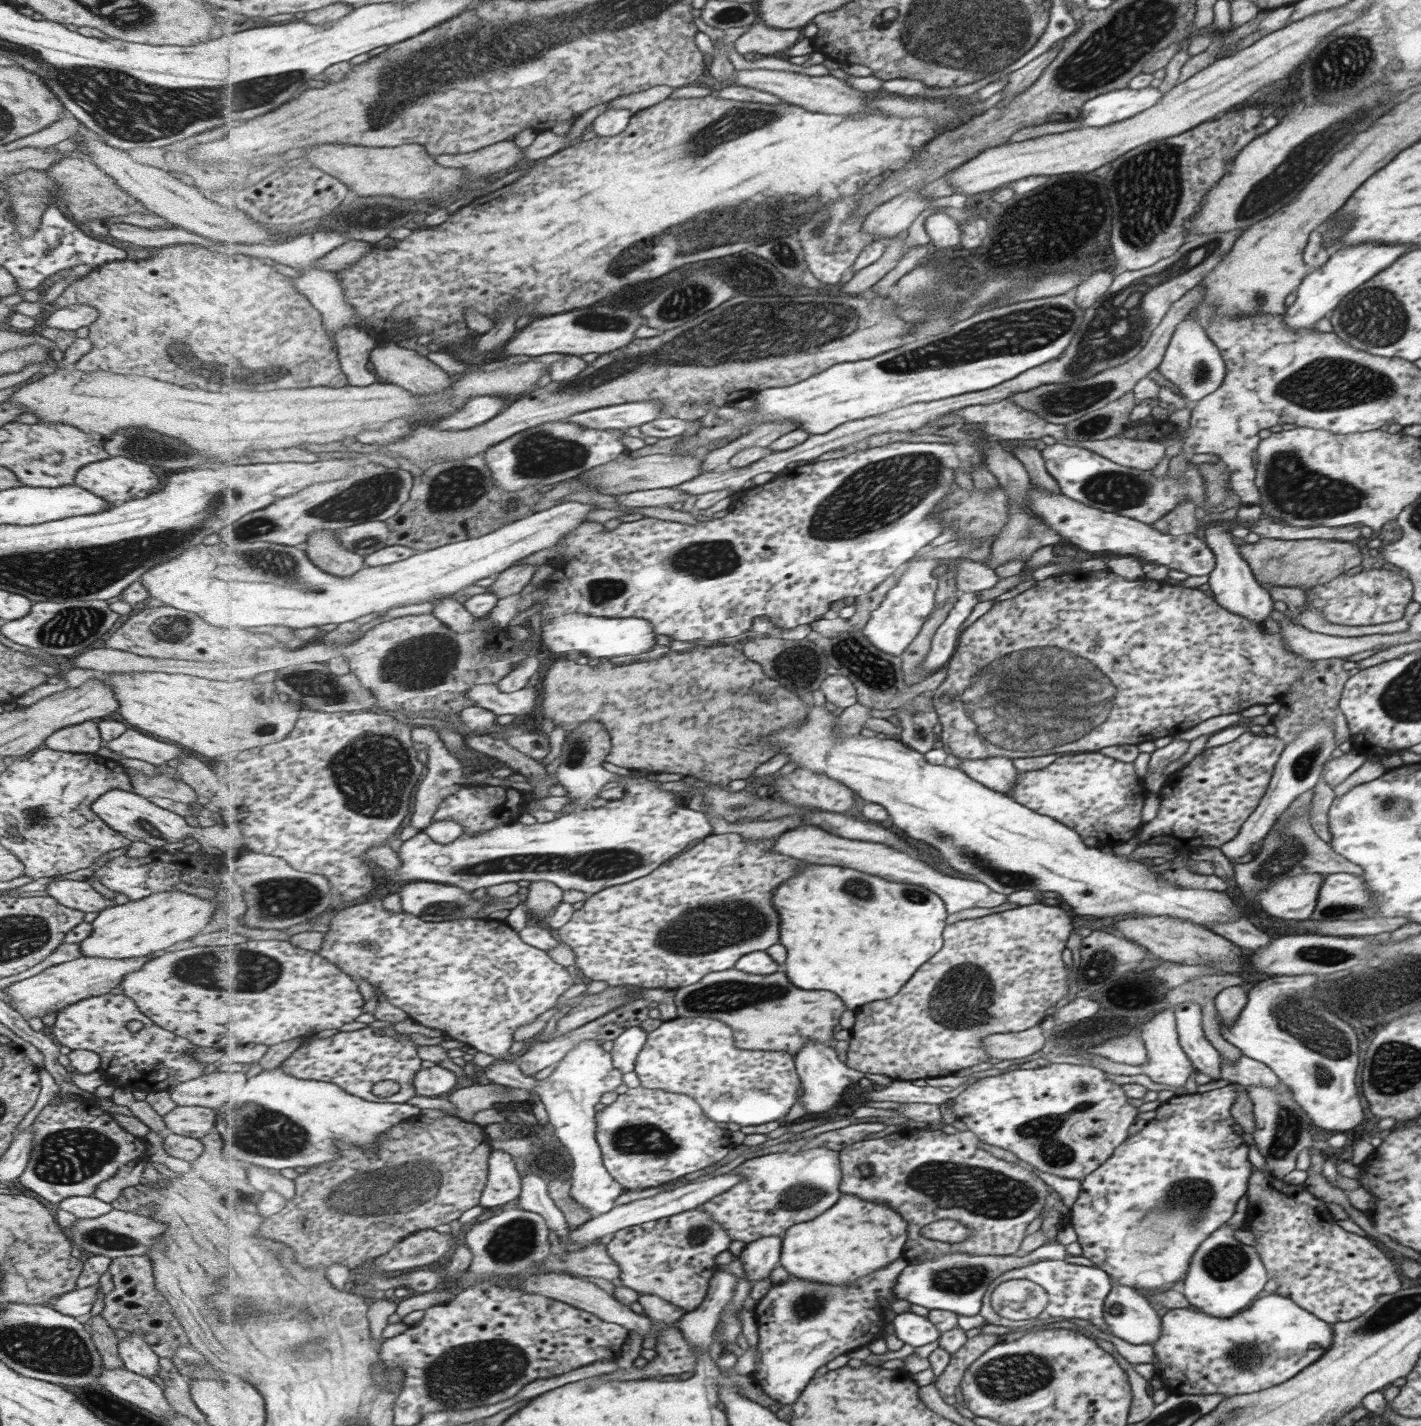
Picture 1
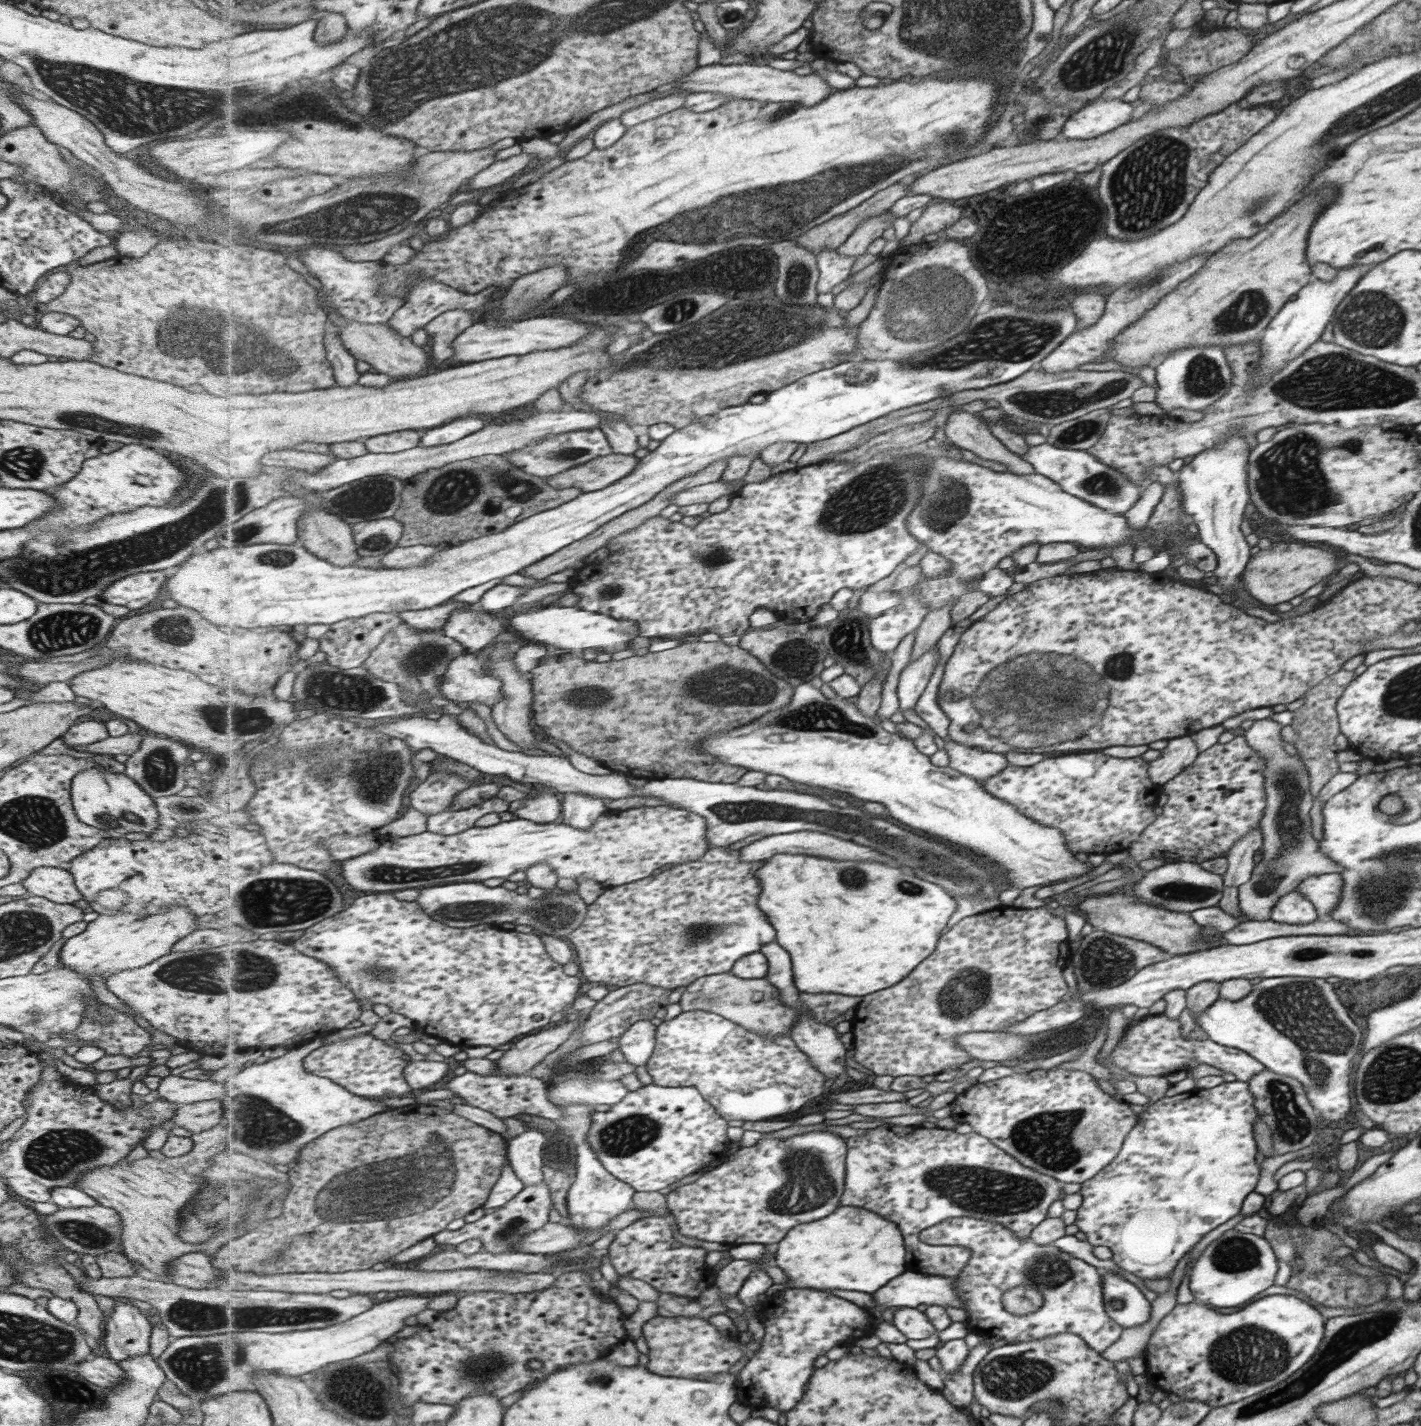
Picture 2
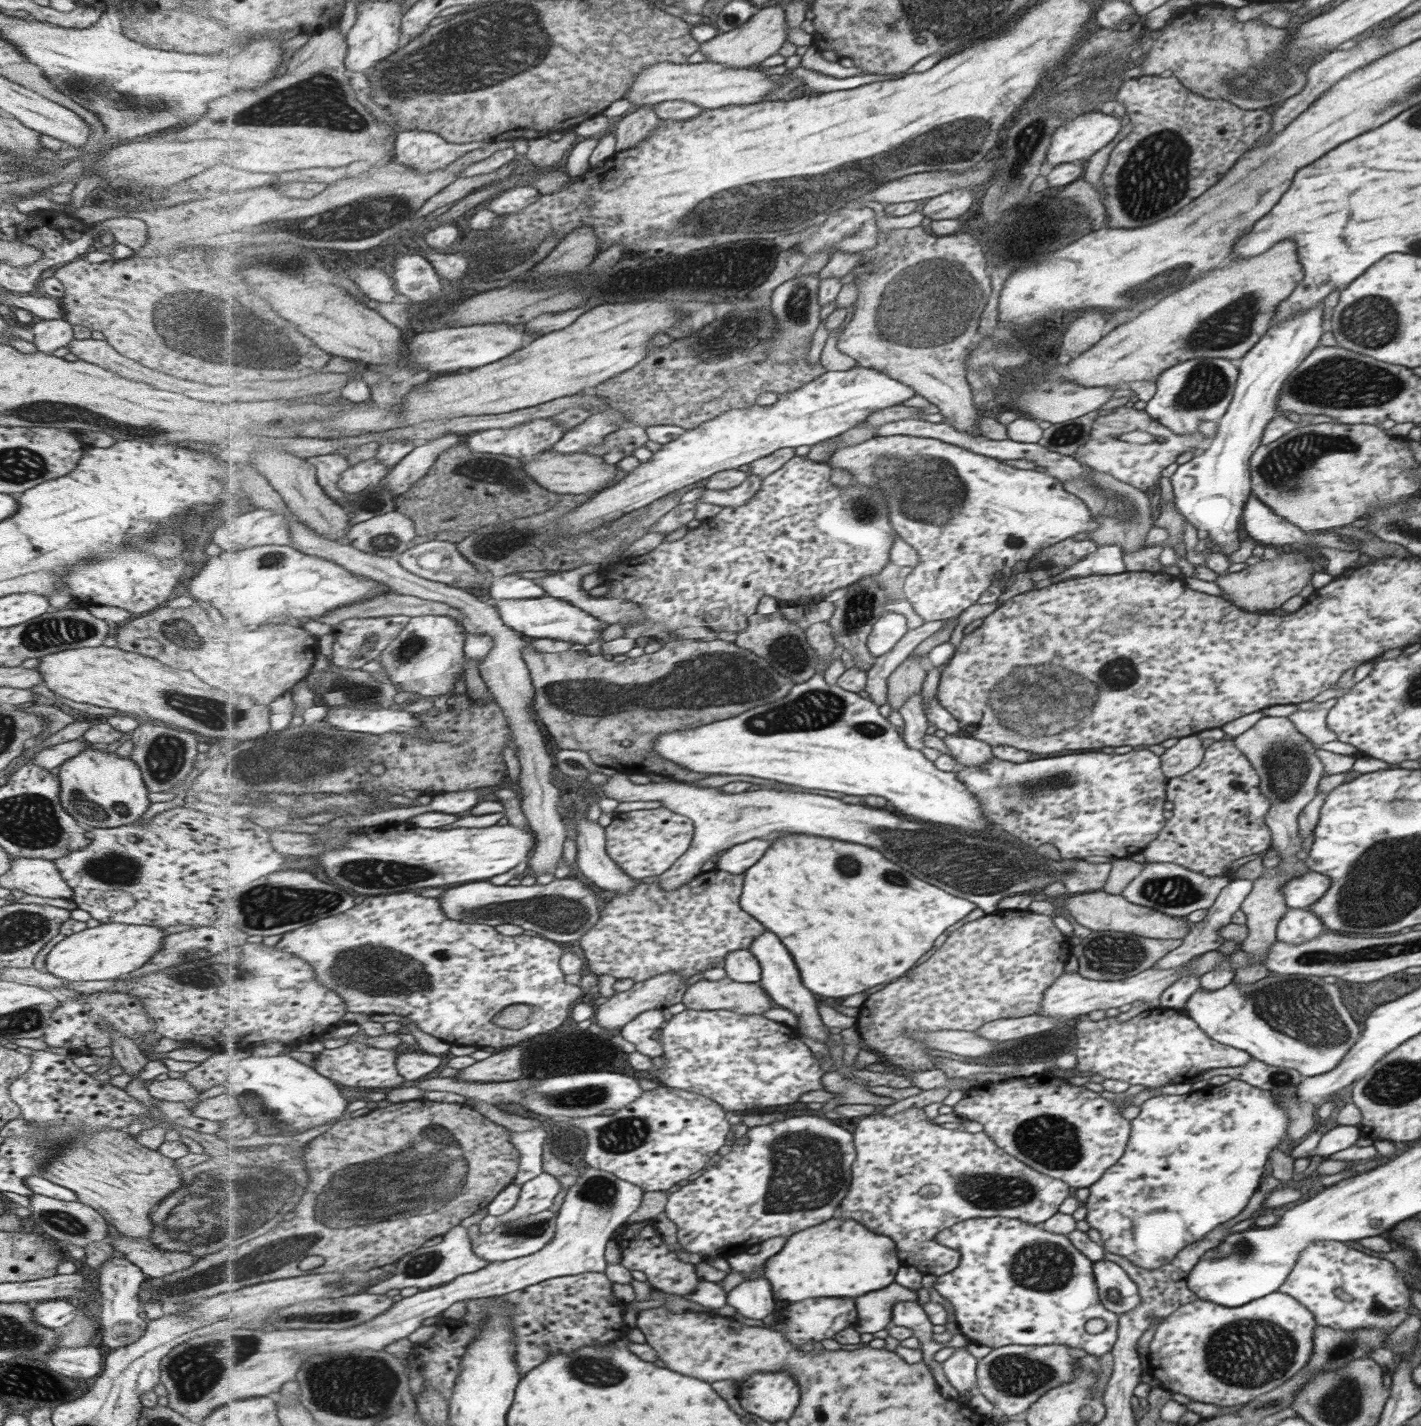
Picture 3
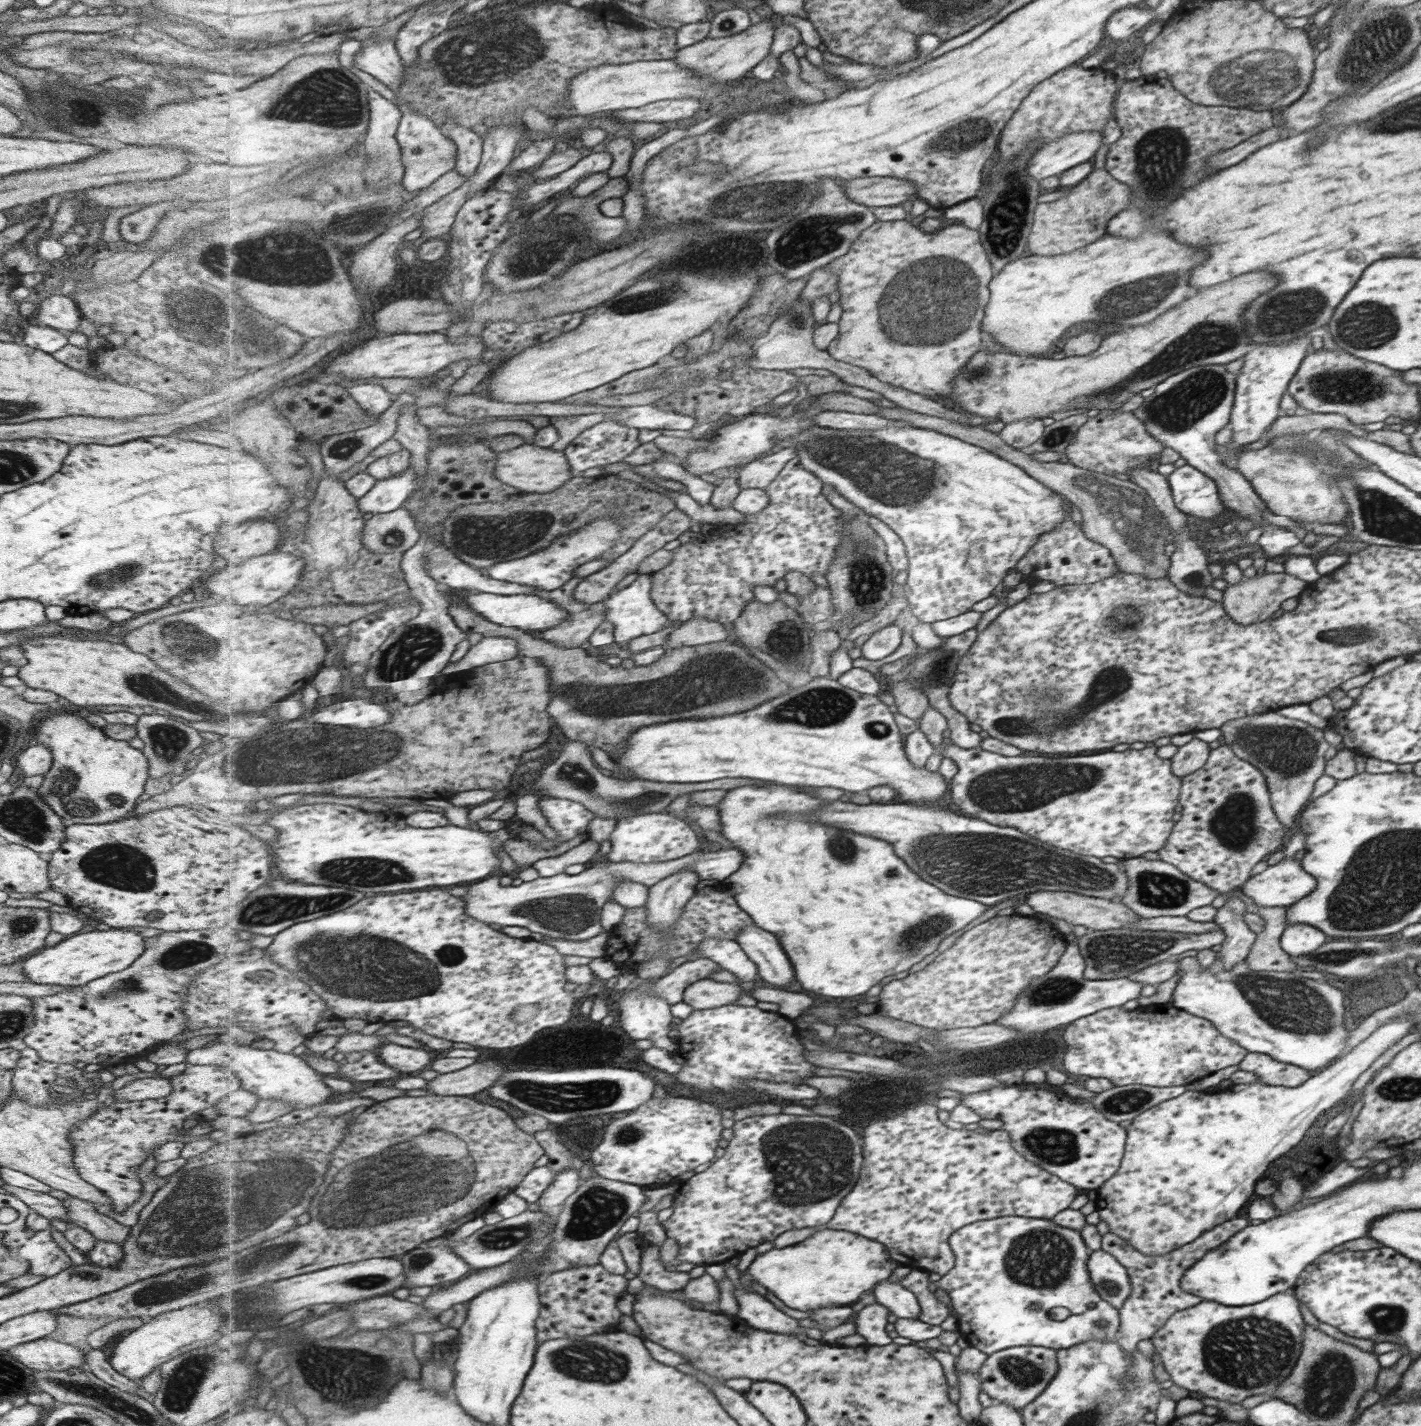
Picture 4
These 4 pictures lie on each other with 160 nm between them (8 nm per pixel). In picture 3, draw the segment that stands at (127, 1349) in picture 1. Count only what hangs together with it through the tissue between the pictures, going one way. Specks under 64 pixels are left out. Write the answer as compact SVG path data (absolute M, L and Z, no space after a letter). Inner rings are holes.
M119 1257L108 1258L101 1265L101 1268L92 1274L98 1282L98 1296L101 1303L98 1318L100 1331L96 1343L106 1346L112 1351L137 1341L137 1338L145 1332L146 1327L146 1320L142 1320L138 1316L141 1303L139 1302L139 1295L137 1295L145 1275L127 1259Z

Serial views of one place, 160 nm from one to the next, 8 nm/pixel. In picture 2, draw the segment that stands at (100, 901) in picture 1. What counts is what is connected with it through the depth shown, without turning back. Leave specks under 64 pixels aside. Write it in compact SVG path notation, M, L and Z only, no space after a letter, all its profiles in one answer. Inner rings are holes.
M33 868L20 881L26 892L57 904L73 904L81 899L81 893L74 885L74 880L66 868Z

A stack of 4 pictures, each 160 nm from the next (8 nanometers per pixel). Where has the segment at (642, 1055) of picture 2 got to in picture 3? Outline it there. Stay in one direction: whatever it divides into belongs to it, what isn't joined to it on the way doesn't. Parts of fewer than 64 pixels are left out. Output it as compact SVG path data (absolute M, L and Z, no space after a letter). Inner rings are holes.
M651 1009L637 1015L621 1030L620 1035L635 1045L635 1052L657 1057L663 1054L663 1044L658 1037L667 1025L663 1009Z

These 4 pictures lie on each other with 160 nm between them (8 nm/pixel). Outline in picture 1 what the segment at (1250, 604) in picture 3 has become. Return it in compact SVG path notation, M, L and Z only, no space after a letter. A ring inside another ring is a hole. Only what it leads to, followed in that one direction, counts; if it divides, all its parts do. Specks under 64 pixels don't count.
M1259 539L1252 544L1238 545L1238 548L1240 555L1248 561L1255 573L1256 580L1260 580L1260 584L1264 586L1312 587L1329 582L1337 574L1361 562L1359 550L1349 541Z

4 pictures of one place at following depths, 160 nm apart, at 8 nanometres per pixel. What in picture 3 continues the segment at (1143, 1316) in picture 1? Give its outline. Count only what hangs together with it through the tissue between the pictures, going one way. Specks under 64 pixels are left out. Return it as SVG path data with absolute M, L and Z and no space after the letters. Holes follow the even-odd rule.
M1103 1260L1093 1263L1099 1298L1108 1312L1125 1314L1139 1304L1136 1285L1127 1277L1127 1273L1114 1262Z

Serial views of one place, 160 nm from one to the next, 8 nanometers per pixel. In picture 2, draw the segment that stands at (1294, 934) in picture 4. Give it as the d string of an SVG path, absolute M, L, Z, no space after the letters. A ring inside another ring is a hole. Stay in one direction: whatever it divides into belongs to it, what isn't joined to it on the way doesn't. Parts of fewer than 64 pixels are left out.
M1296 888L1277 901L1270 915L1273 922L1283 925L1310 924L1319 917L1311 901L1307 900L1303 893L1297 892Z

